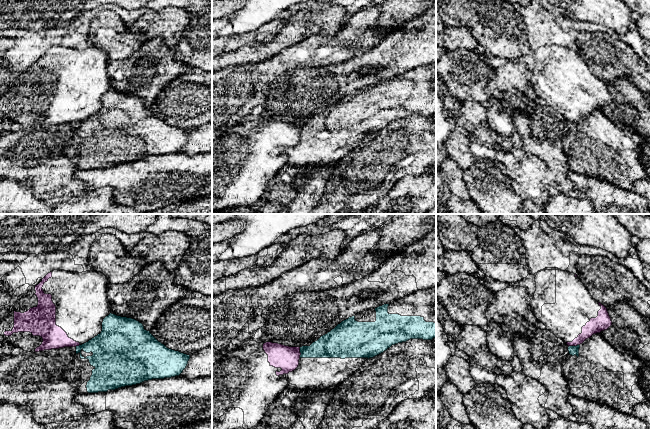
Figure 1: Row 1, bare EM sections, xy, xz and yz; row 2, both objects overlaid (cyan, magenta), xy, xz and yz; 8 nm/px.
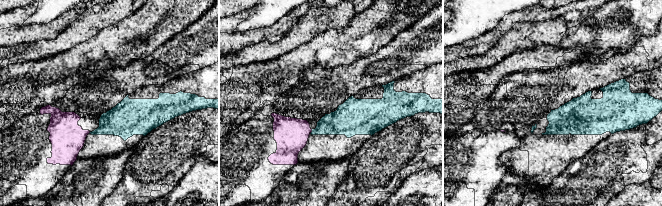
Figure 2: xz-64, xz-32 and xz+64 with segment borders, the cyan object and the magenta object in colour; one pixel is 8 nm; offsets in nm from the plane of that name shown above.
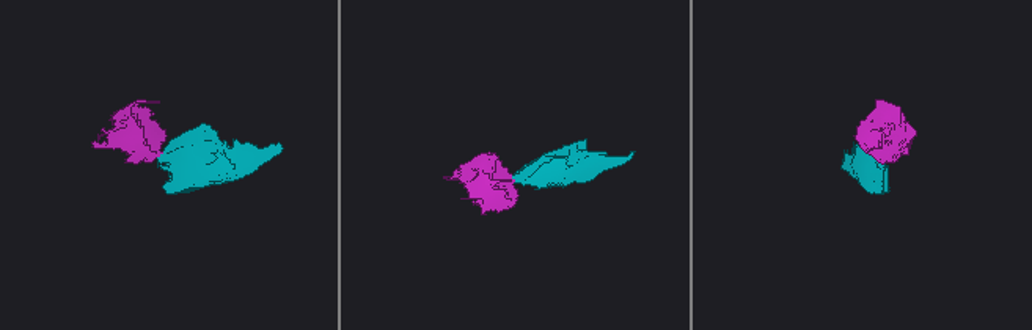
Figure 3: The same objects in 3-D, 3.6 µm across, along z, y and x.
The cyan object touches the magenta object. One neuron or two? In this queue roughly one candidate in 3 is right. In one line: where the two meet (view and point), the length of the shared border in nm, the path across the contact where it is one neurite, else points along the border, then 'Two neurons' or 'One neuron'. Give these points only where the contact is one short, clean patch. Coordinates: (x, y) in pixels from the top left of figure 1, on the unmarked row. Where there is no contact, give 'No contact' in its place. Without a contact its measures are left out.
Touches cyan at xz (300, 128). Shared border 90 nm. Boundary: xz (299, 123), (300, 133). Two neurons

